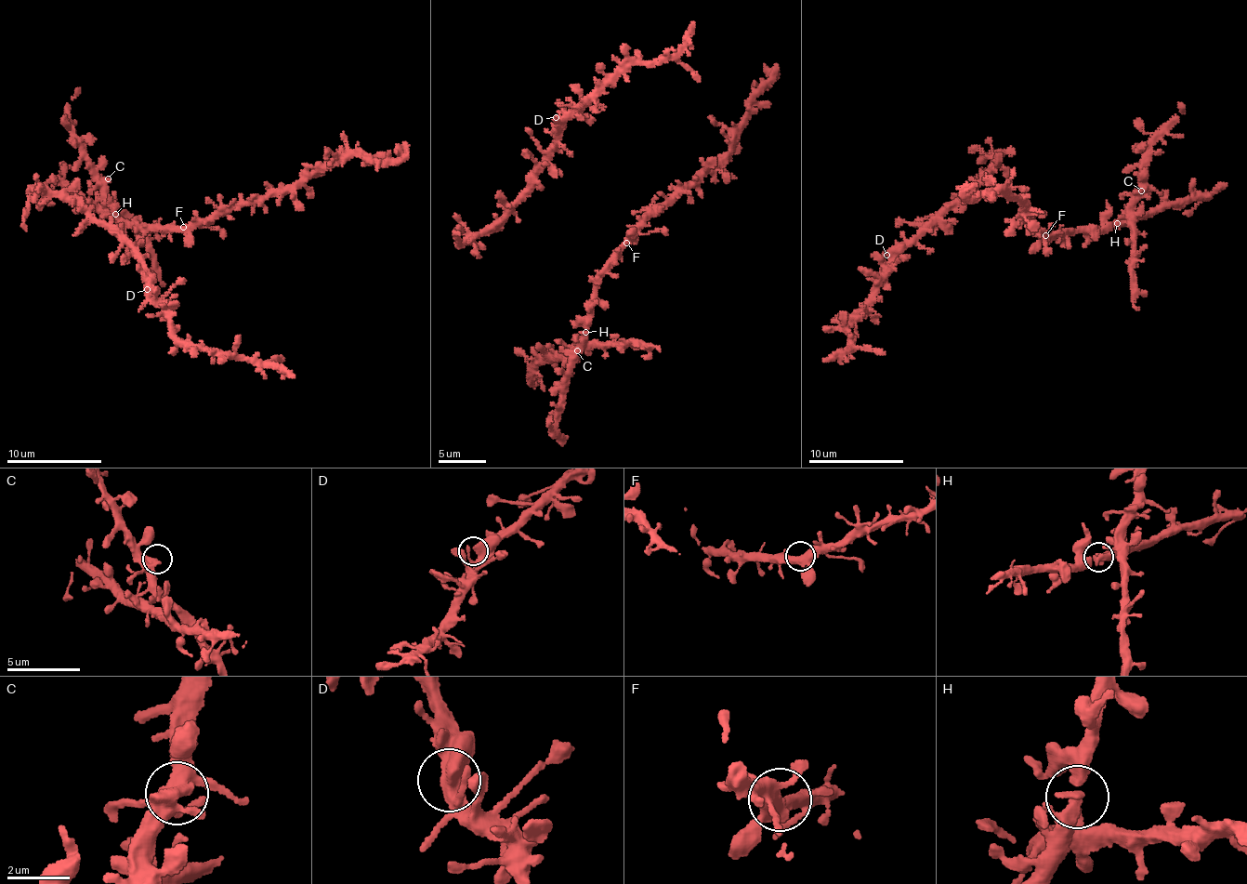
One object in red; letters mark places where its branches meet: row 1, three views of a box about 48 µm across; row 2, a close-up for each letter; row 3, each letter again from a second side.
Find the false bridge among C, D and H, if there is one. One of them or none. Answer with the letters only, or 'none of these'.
none of these

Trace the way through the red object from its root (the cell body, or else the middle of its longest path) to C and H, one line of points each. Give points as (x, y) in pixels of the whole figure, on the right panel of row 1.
C: (1031, 247), (1069, 231), (1108, 229), (1111, 222), (1122, 222), (1127, 217), (1131, 200), (1141, 191)
H: (1031, 247), (1069, 231), (1108, 229), (1111, 222), (1116, 223)

